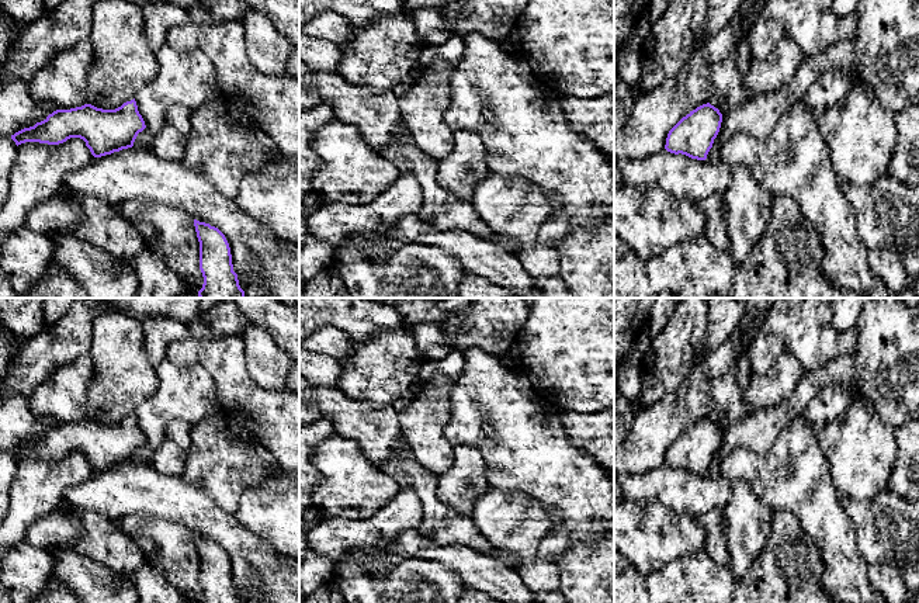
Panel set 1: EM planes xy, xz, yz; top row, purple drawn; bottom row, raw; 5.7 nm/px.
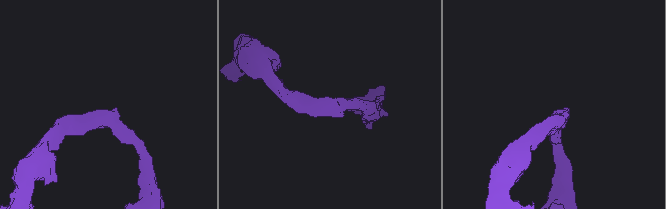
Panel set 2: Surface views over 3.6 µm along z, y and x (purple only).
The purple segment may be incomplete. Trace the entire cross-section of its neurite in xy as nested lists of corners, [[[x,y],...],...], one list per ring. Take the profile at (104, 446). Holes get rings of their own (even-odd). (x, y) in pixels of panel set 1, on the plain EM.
[[[133,413],[115,424],[103,424],[91,419],[56,424],[34,441],[15,447],[11,454],[18,461],[25,457],[59,460],[70,453],[80,453],[94,472],[101,472],[132,462],[145,443]]]

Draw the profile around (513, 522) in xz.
[[[489,486],[471,514],[481,534],[497,551],[516,555],[523,583],[533,592],[556,592],[558,564],[538,555],[542,538],[552,530],[551,512],[533,495]]]

